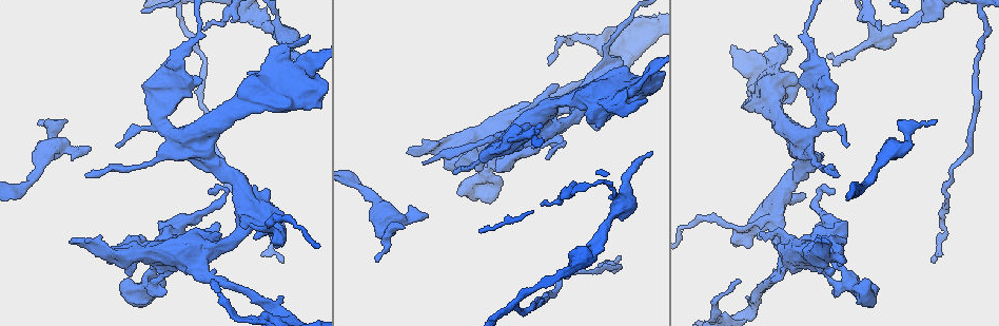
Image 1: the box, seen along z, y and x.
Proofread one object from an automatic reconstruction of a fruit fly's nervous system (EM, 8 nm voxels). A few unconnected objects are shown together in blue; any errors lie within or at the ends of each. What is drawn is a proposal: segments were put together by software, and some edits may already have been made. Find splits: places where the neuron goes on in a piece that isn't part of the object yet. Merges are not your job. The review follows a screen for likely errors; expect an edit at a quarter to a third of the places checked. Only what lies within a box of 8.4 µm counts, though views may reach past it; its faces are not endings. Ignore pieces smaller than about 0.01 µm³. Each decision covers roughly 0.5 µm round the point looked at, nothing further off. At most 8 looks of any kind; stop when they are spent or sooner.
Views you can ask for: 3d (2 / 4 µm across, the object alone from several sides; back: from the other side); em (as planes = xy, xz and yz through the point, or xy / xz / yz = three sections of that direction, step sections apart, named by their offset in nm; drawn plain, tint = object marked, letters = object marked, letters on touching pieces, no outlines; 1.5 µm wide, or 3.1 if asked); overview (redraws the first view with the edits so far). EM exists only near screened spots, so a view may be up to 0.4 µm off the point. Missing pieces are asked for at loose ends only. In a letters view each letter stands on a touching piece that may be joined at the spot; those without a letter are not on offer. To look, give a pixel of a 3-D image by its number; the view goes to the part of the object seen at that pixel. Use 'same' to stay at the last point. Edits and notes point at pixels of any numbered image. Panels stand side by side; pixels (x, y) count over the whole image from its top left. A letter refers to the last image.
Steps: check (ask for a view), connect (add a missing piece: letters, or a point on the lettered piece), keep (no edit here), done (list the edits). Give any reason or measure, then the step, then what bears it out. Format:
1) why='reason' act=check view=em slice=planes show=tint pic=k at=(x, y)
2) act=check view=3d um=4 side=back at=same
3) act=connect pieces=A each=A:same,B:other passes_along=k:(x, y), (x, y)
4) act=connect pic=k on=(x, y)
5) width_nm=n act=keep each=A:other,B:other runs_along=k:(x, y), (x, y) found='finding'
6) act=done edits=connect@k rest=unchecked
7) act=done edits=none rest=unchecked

why='branch stops here' act=check view=3d um=4 pic=1 at=(548, 62)

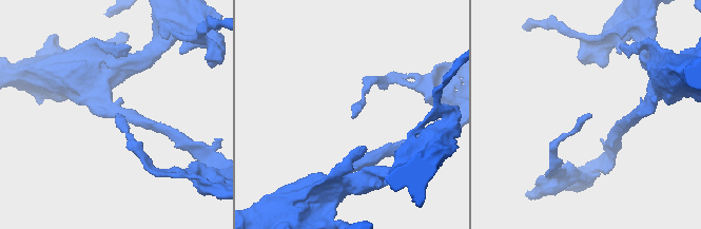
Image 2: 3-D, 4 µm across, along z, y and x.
why='now the EM' act=check view=em slice=xy step=4 show=letters pic=2 at=(116, 115)

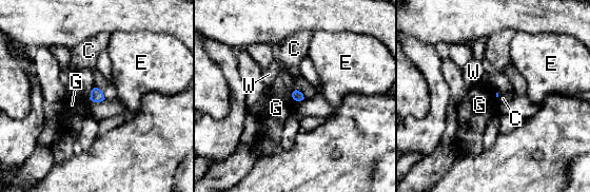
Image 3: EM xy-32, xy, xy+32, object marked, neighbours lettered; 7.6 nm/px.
longest_contact=G:70nm act=keep each=C:other,E:other,G:other,W:other found='none of them fits'

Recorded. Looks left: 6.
why='tapers out' act=check view=em slice=planes show=plain pic=1 at=(117, 144)

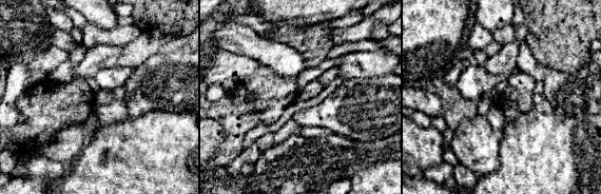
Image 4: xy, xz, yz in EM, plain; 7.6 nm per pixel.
why='see the neighbours' act=check view=em slice=planes show=letters at=same

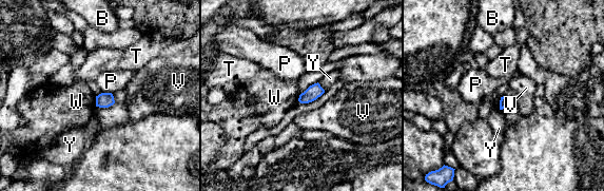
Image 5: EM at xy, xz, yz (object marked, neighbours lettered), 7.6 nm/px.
act=keep each=B:other,P:other,T:other,V:other,W:other,Y:other border=5:(95, 96), (96, 106) found='no lettered piece goes on from it'

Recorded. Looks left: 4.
why='free end' act=check view=3d um=4 pic=1 at=(499, 152)

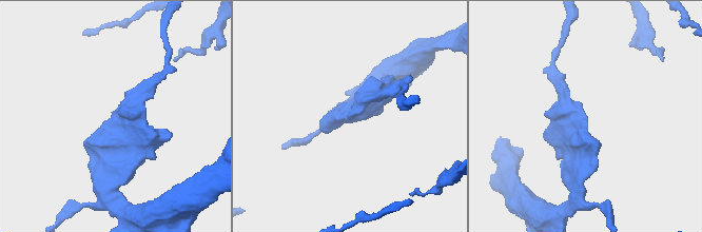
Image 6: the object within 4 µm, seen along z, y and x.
act=check view=em slice=planes show=tint pic=6 at=(346, 118)

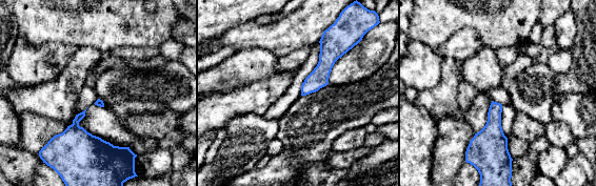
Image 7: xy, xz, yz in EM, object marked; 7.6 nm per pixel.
act=check view=em slice=planes show=letters at=same

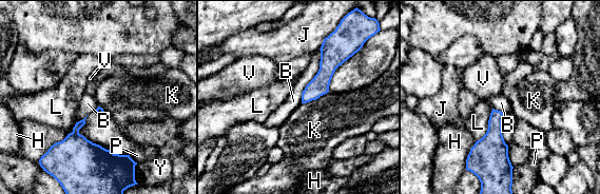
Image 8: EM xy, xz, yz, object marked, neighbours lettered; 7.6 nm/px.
act=keep each=B:other,H:other,J:other,K:other,L:other,P:other,V:other,Y:other border=8:(320, 50), (320, 69), (301, 102) found='no lettered piece goes on from it'

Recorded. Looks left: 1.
act=done edits=none rest=unchecked

